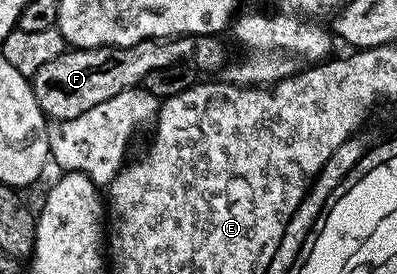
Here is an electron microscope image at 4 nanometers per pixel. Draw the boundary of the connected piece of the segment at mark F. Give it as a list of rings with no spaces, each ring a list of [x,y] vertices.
[[[217,35],[171,36],[168,40],[145,40],[132,46],[65,50],[40,66],[32,77],[36,102],[51,121],[79,119],[80,114],[92,106],[115,97],[121,91],[139,87],[152,70],[189,62],[203,73],[216,71],[222,63],[227,63],[226,48],[218,40],[221,39]]]

